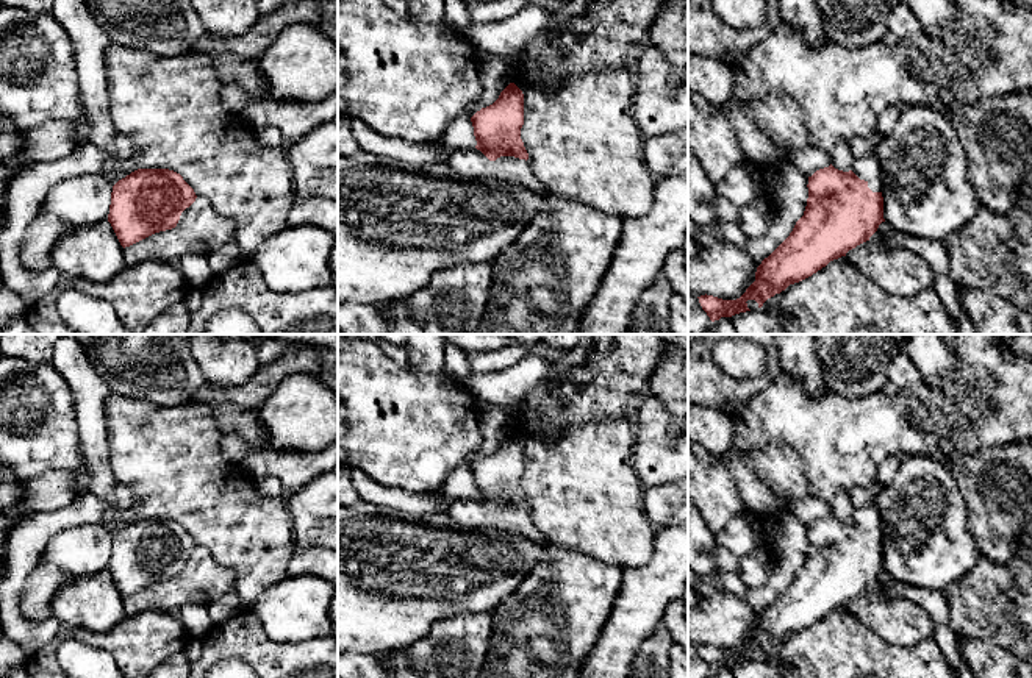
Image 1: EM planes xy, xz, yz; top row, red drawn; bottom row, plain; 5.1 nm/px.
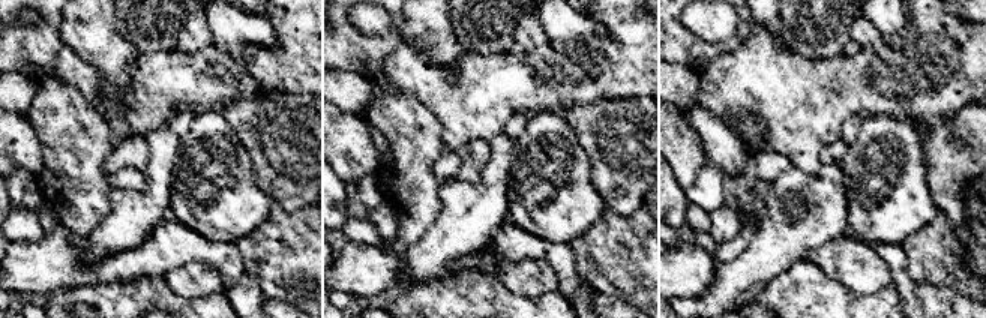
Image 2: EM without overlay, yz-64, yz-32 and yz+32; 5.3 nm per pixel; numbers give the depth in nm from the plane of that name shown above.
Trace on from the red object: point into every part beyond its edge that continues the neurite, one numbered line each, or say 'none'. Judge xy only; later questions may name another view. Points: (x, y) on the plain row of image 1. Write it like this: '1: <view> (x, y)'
1: xy (69, 358)

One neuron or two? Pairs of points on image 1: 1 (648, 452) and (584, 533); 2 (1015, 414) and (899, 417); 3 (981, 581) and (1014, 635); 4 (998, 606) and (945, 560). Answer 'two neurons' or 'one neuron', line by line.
1: two neurons
2: one neuron
3: one neuron
4: two neurons

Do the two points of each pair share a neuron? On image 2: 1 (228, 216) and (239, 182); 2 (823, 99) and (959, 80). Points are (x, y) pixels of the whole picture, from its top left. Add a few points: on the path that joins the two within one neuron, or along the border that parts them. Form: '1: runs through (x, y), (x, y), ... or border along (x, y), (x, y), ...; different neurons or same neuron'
1: runs through (228, 207), (230, 191); same neuron
2: runs through (859, 99), (896, 99), (929, 104); same neuron

